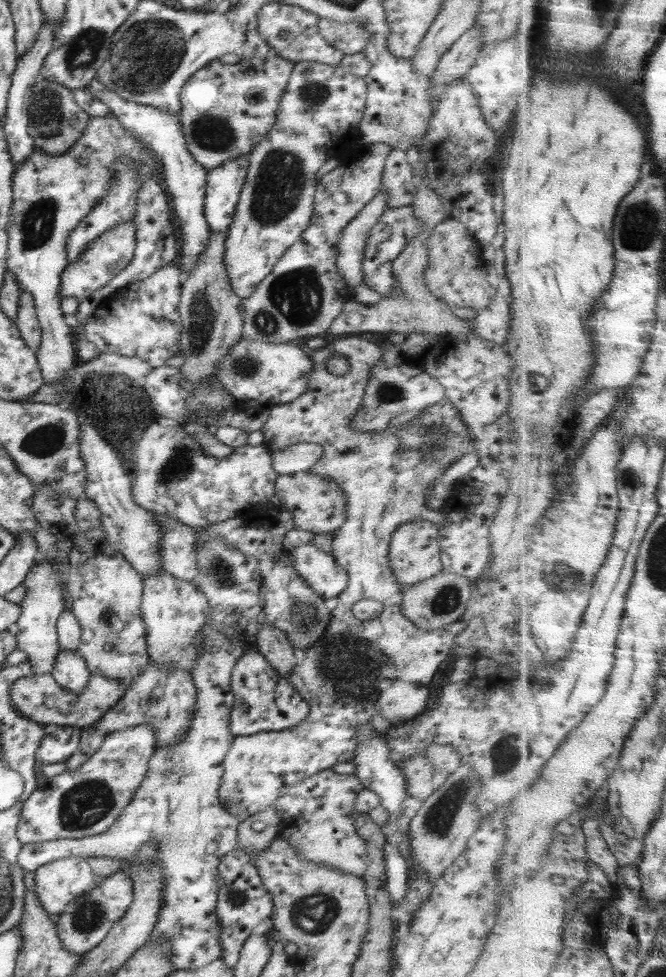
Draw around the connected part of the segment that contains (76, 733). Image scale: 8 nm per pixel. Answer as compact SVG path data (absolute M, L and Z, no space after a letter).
M66 725L50 727L41 740L37 759L43 764L65 763L79 751L81 729Z

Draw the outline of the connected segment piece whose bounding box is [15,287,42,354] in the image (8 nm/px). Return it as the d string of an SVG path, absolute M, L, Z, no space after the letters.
M23 287L19 296L19 307L15 323L26 346L32 349L34 354L38 354L42 331L35 310L36 307L32 294Z

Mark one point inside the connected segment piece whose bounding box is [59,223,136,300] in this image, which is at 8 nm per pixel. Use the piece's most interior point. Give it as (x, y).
(110, 253)

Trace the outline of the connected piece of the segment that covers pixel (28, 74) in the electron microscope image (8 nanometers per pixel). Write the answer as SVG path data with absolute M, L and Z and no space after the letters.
M43 20L35 43L22 56L18 56L17 67L12 75L11 87L7 96L7 107L3 118L4 138L8 141L8 149L12 156L14 169L28 160L28 156L34 153L34 140L28 135L29 100L32 94L31 88L42 79L40 69L43 67L46 55L52 50L56 26L49 20Z

